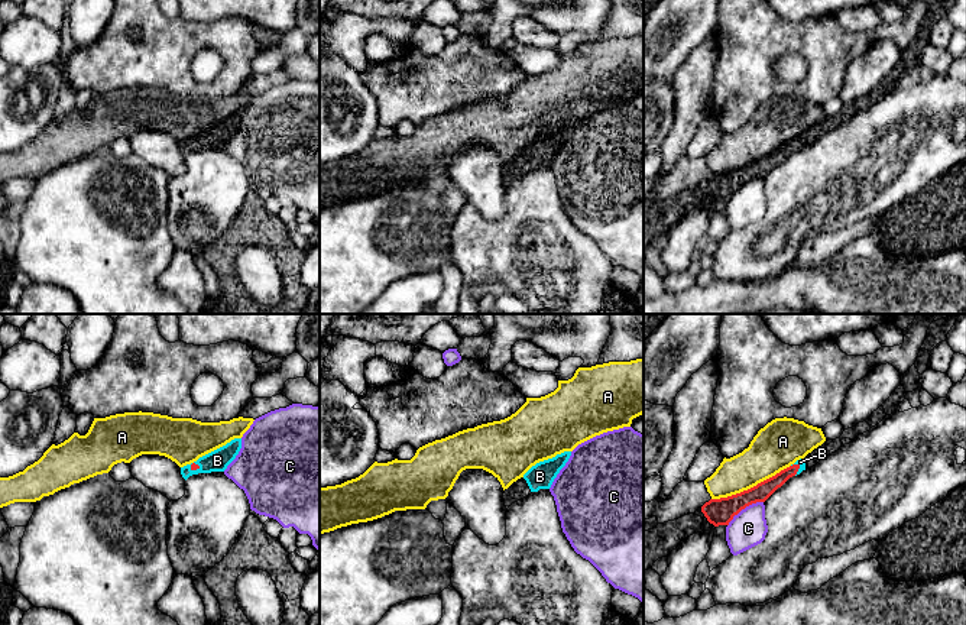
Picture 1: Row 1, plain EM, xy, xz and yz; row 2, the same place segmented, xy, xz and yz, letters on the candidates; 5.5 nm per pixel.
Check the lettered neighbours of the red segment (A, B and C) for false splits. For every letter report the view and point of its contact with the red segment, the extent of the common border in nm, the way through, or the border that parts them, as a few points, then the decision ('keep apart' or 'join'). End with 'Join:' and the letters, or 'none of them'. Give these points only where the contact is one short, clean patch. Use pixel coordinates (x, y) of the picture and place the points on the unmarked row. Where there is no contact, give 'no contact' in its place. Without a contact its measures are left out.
A: meets red in yz at (751, 164); contact 480 nm long; keep apart
B: meets red in xy at (194, 139); contact 70 nm long; runs through xy (194, 142), (194, 139), (217, 136); join
C: meets red in yz at (744, 184); contact 240 nm long; border along yz (762, 177), (742, 184), (728, 201); keep apart
Join: B

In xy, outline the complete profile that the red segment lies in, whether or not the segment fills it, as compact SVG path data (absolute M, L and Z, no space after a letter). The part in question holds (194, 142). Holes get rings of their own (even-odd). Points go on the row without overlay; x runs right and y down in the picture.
M234 114L226 122L200 133L197 137L181 143L181 150L187 156L192 150L224 148L236 135L242 124L242 114Z

